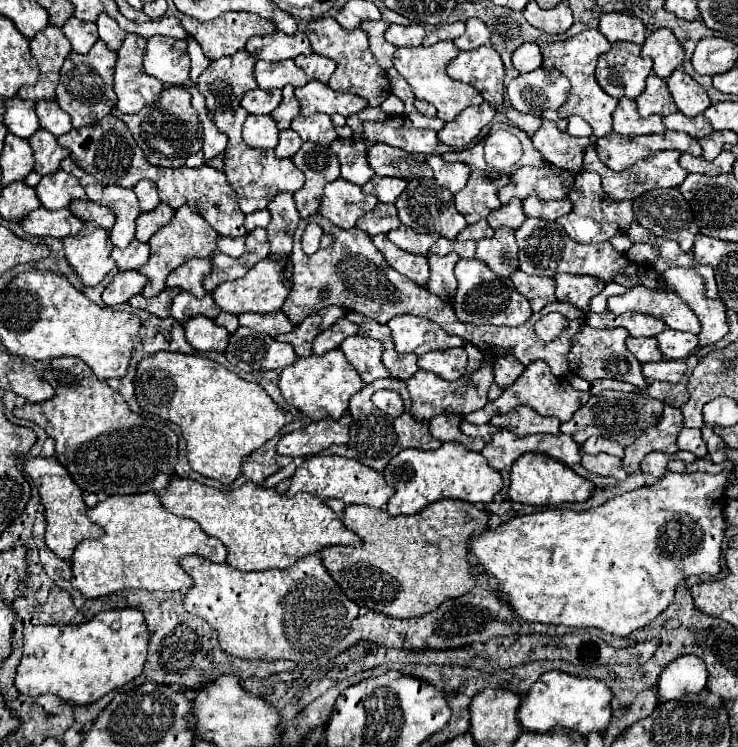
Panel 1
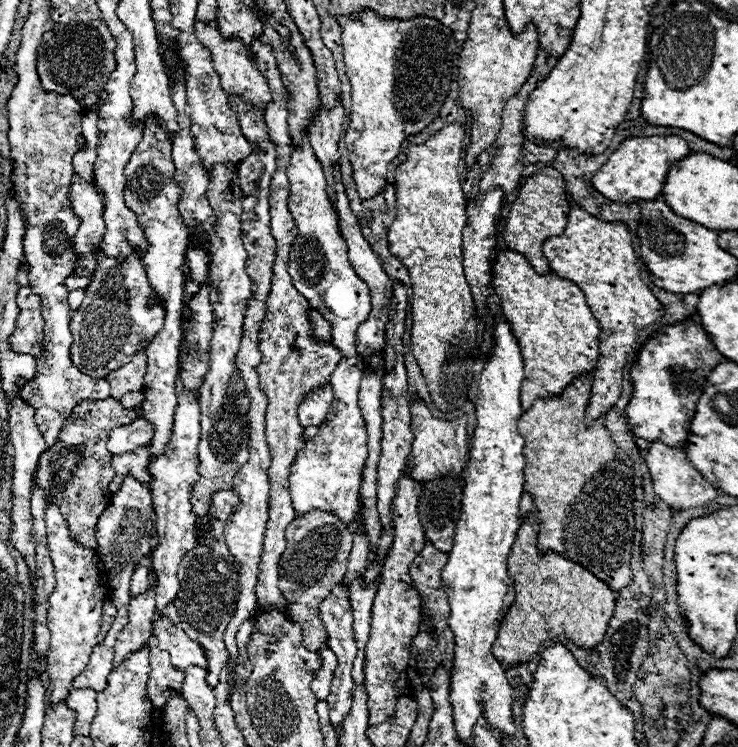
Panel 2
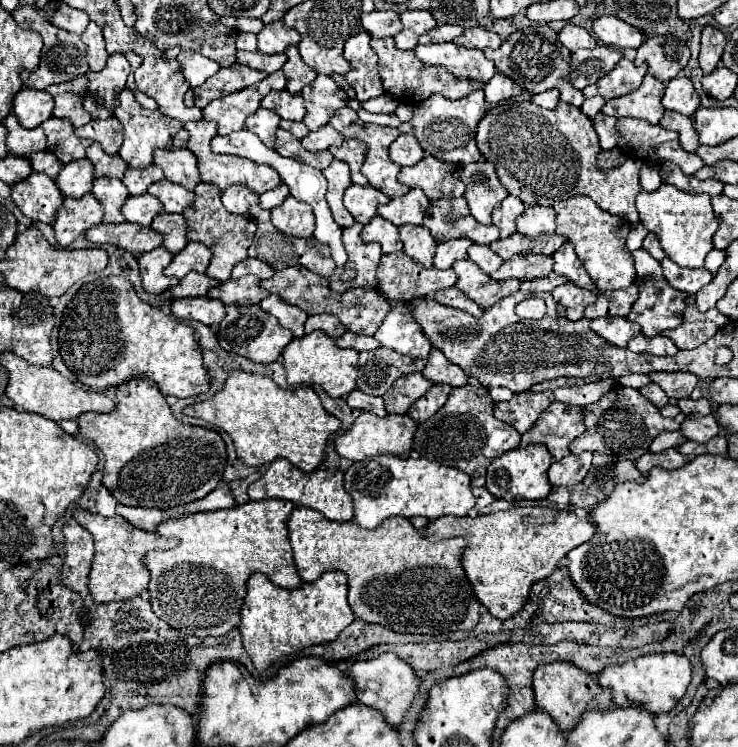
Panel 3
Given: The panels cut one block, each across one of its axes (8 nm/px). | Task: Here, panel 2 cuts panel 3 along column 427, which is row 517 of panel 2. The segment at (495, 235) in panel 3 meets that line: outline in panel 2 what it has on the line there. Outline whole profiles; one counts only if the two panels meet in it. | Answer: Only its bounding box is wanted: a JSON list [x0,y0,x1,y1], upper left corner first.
[178,490,240,686]

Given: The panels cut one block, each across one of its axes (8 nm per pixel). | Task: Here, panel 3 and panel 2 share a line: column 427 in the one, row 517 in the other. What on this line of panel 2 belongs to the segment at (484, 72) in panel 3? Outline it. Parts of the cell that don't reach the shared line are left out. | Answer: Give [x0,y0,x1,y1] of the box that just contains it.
[46,504,110,706]

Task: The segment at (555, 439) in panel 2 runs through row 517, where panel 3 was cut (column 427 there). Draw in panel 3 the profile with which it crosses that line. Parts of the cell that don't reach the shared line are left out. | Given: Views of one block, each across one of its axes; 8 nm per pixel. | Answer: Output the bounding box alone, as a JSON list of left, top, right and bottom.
[288,508,480,634]

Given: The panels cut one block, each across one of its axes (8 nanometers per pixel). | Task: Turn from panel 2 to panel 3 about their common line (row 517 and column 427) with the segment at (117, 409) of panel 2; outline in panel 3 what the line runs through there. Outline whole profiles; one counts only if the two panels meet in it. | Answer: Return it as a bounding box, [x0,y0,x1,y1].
[372,38,484,106]

